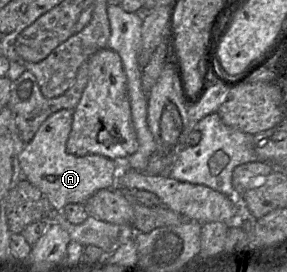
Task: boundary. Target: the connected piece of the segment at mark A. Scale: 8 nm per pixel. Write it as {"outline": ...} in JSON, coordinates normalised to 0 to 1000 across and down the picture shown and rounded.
{"outline":[[[216,401],[174,423],[136,467],[118,507],[91,526],[66,570],[80,658],[129,688],[167,728],[188,783],[237,750],[293,750],[352,695],[408,680],[425,599],[348,570],[261,574],[233,555],[254,404]]]}

